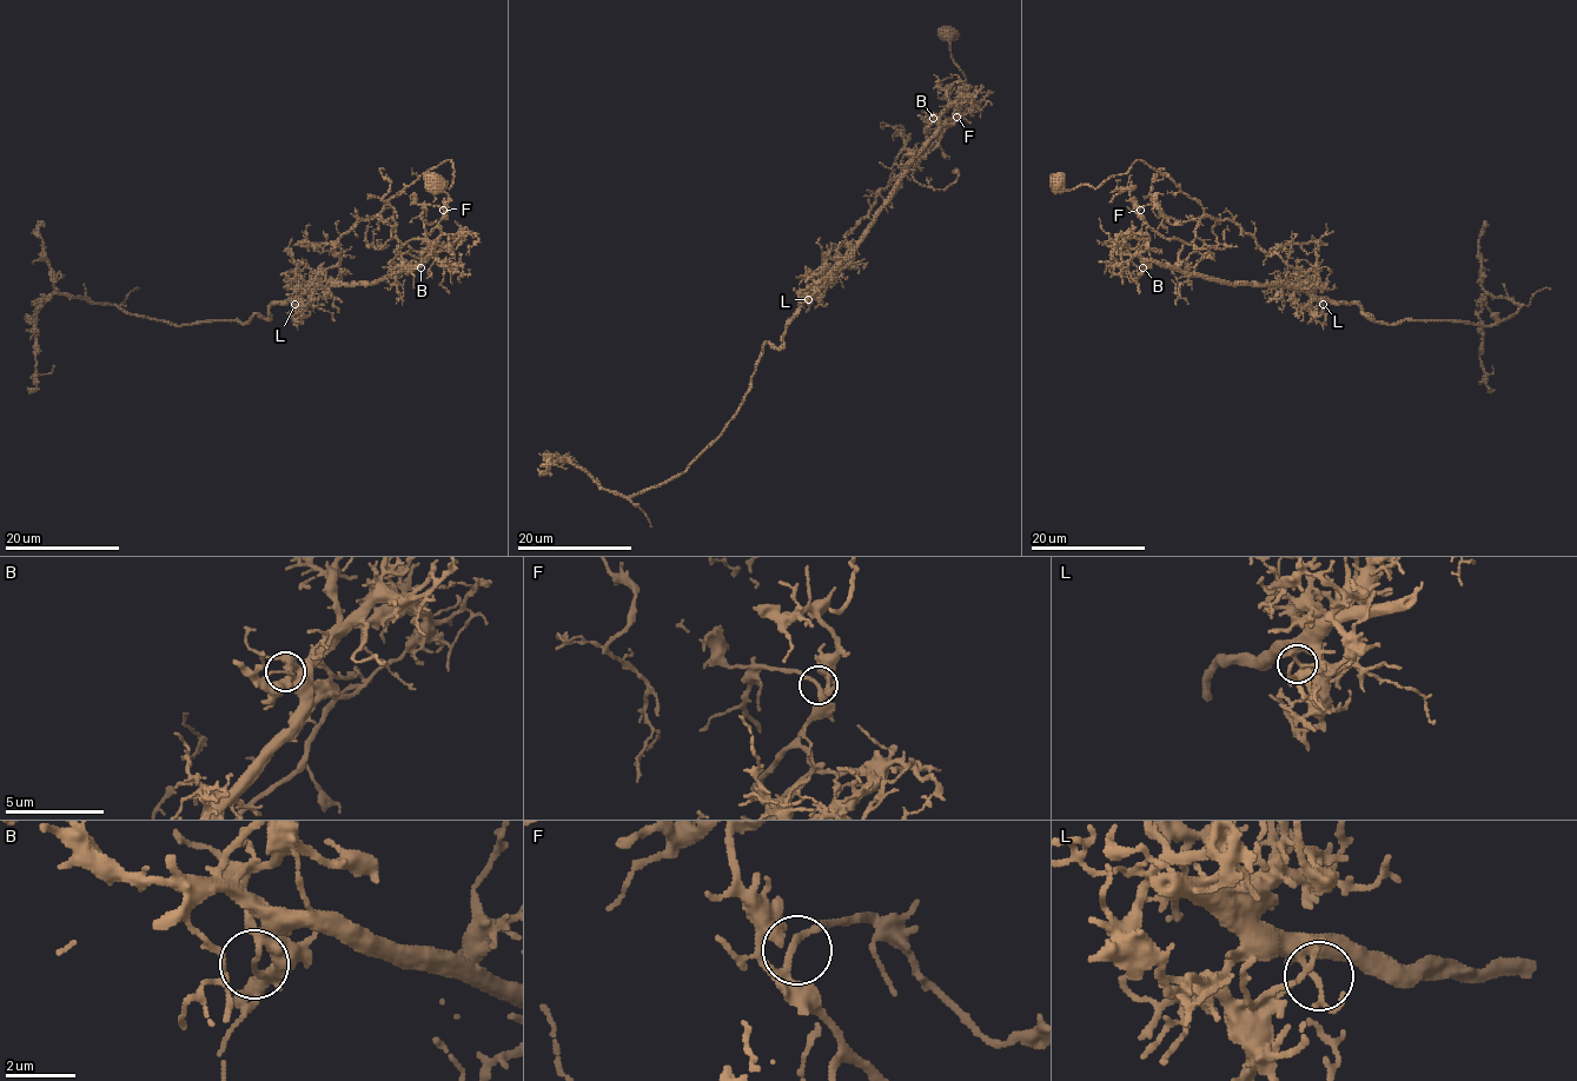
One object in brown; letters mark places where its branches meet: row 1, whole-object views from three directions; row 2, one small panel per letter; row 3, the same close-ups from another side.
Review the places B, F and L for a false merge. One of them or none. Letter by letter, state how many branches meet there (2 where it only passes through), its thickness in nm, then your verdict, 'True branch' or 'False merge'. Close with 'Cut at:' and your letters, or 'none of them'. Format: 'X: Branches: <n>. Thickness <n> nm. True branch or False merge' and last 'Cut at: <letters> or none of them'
B: Branches: 3. Thickness 110 nm. False merge
F: Branches: 3. Thickness 170 nm. True branch
L: Branches: 3. Thickness 140 nm. True branch
Cut at: B

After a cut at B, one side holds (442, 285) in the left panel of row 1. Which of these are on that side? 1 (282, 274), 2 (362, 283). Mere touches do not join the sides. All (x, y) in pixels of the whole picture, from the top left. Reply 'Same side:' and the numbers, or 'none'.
Same side: 1, 2

